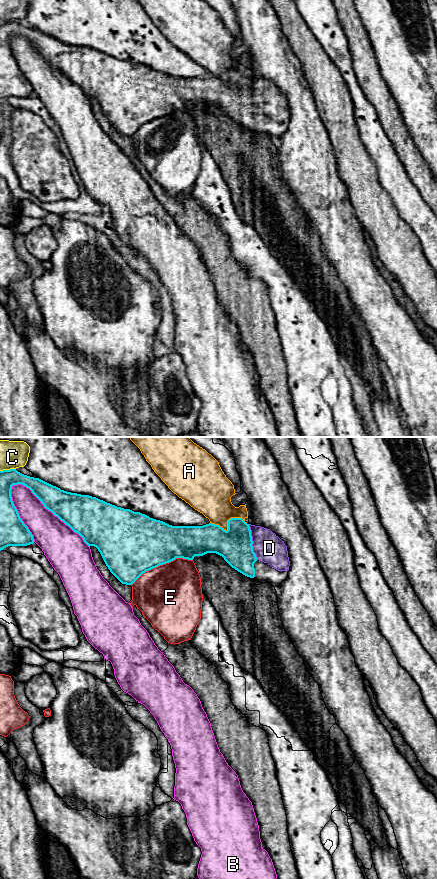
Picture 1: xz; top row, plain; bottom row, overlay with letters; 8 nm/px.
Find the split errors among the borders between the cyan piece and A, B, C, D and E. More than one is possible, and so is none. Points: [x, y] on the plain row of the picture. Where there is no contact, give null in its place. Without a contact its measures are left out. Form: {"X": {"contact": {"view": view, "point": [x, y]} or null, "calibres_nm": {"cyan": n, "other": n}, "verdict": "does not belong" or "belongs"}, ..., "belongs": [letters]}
{"A": {"contact": {"view": "xz", "point": [228, 76]}, "calibres_nm": {"cyan": 280, "other": 300}, "verdict": "does not belong"}, "B": {"contact": {"view": "xz", "point": [50, 62]}, "calibres_nm": {"cyan": 300, "other": 300}, "verdict": "does not belong"}, "C": {"contact": {"view": "xz", "point": [7, 22]}, "calibres_nm": {"cyan": 140, "other": 180}, "verdict": "does not belong"}, "D": {"contact": {"view": "xz", "point": [252, 94]}, "calibres_nm": {"cyan": 280, "other": 240}, "verdict": "belongs"}, "E": {"contact": {"view": "xz", "point": [161, 116]}, "calibres_nm": {"cyan": 460, "other": 480}, "verdict": "does not belong"}, "belongs": ["D"]}

